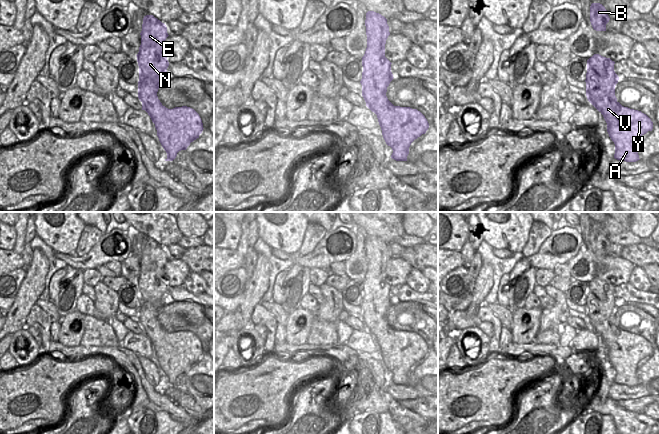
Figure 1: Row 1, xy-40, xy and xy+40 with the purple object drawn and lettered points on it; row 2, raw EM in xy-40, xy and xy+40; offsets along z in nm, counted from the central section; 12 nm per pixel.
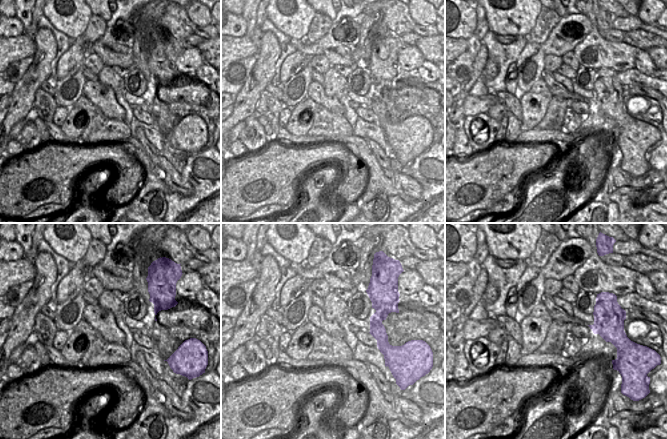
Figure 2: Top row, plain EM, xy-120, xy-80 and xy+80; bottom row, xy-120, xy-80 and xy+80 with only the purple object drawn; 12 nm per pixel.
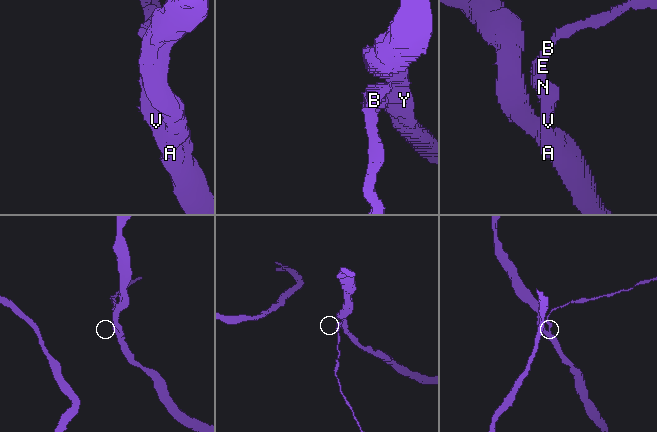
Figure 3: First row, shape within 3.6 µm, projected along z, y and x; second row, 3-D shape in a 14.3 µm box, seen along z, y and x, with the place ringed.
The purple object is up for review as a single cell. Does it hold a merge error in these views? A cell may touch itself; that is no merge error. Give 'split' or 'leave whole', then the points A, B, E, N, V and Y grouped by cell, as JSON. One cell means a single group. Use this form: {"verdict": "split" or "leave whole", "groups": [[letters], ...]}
{"verdict": "split", "groups": [["A", "V", "Y"], ["B", "E", "N"]]}

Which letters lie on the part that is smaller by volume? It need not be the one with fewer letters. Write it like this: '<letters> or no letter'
B, E, N

